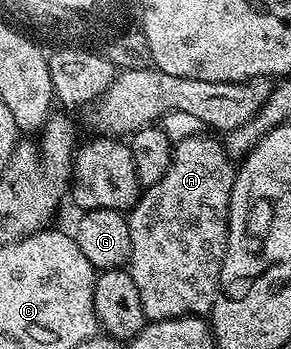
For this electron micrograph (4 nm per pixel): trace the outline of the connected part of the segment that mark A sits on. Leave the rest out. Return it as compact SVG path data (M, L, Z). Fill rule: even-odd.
M201 133L194 137L186 137L181 143L173 146L172 164L170 169L166 169L166 177L162 177L162 181L158 181L158 185L147 188L141 194L140 200L136 202L135 207L127 212L126 218L128 220L128 228L130 229L130 249L132 252L126 267L134 277L134 285L138 285L138 297L142 297L142 309L144 310L145 320L181 319L183 315L204 317L211 312L213 305L216 303L216 298L220 296L222 261L228 248L228 202L230 201L232 186L236 180L236 173L237 168L234 166L233 156L228 154L228 150L225 149L223 142L215 134Z

